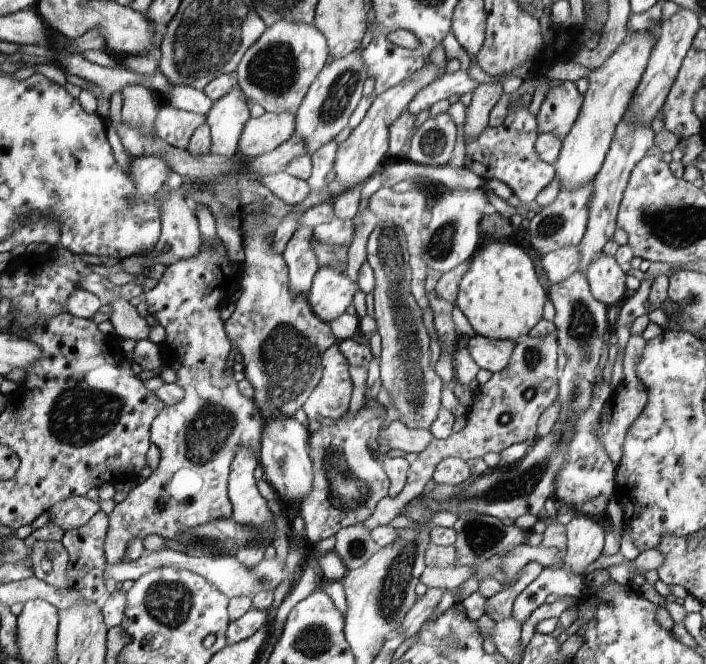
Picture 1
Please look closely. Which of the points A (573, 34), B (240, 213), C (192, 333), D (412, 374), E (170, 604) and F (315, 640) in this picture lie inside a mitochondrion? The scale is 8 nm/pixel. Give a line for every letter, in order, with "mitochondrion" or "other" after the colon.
A: other
B: other
C: other
D: mitochondrion
E: mitochondrion
F: mitochondrion

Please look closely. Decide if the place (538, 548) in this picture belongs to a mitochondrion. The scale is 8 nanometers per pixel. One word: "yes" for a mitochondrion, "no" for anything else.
no

